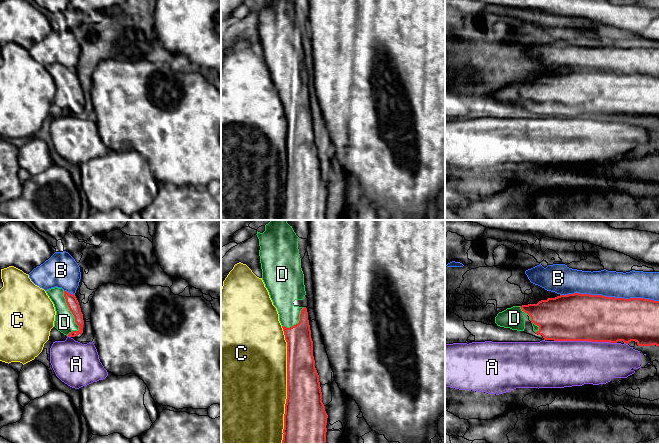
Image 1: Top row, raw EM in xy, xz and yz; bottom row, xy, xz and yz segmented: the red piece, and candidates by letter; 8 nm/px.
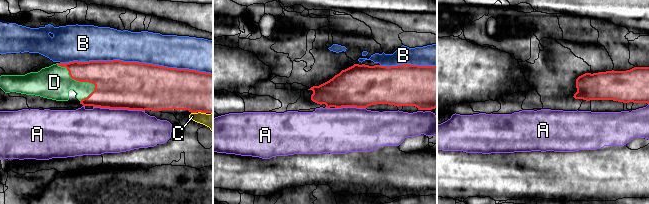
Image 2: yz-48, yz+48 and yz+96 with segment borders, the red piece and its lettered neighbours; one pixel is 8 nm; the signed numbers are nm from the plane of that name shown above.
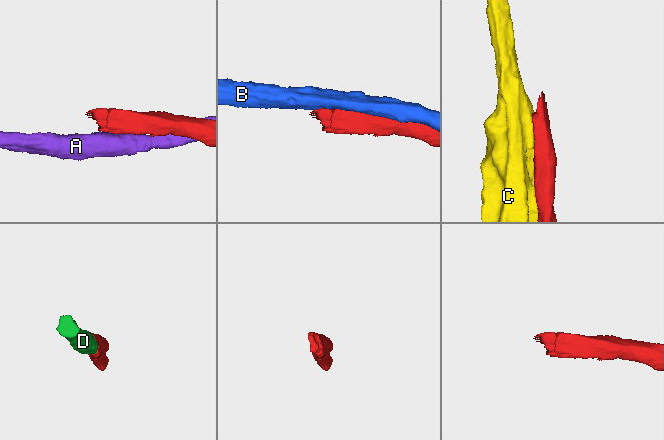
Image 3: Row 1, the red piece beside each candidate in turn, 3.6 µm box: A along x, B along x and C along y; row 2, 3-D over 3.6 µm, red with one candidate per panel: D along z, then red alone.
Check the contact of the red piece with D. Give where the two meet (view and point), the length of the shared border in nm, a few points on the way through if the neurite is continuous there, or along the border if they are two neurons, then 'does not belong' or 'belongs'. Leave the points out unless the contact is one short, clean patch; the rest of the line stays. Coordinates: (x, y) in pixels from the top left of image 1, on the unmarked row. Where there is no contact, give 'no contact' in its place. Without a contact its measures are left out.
xy (74, 92) | 360 nm | belongs

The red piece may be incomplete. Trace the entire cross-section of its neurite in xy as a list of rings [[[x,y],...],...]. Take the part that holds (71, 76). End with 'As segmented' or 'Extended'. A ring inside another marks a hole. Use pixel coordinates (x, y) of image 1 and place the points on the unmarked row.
[[[58,63],[51,64],[46,69],[56,87],[54,103],[69,113],[82,110],[84,96],[76,72]]]. Extended

